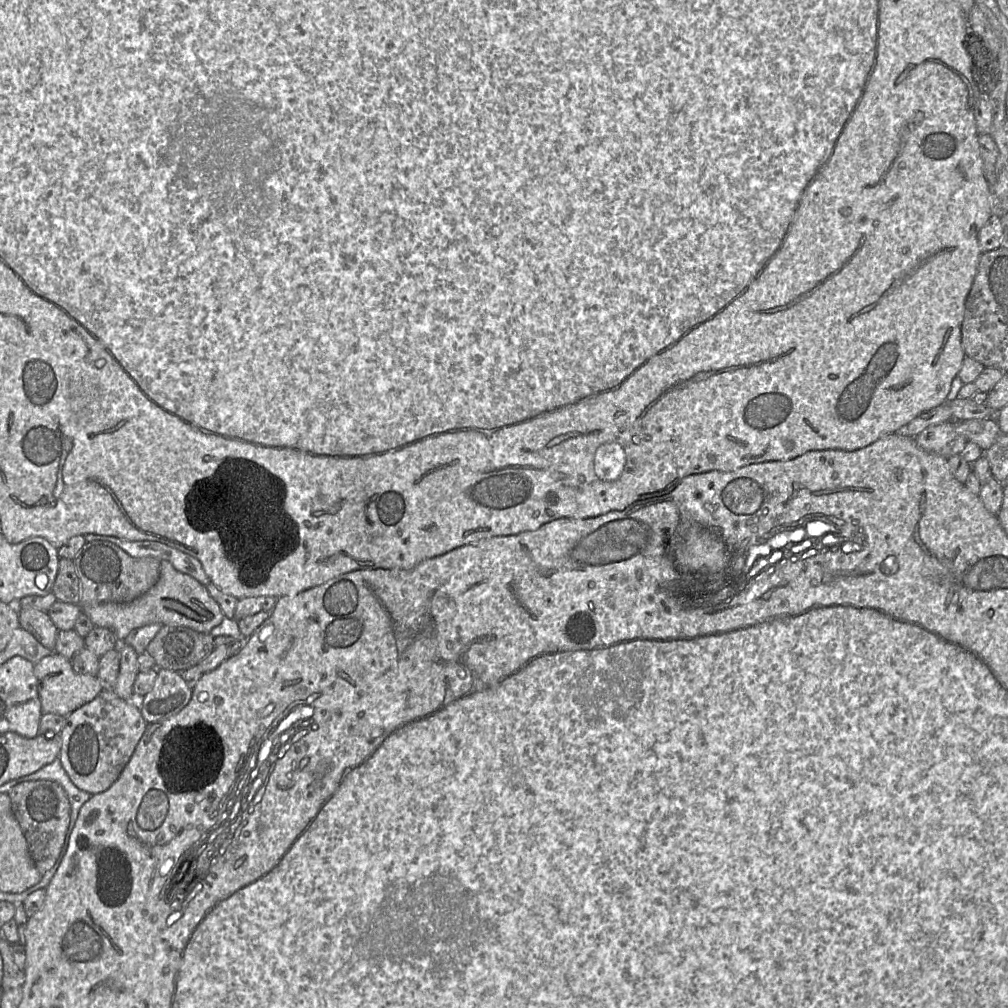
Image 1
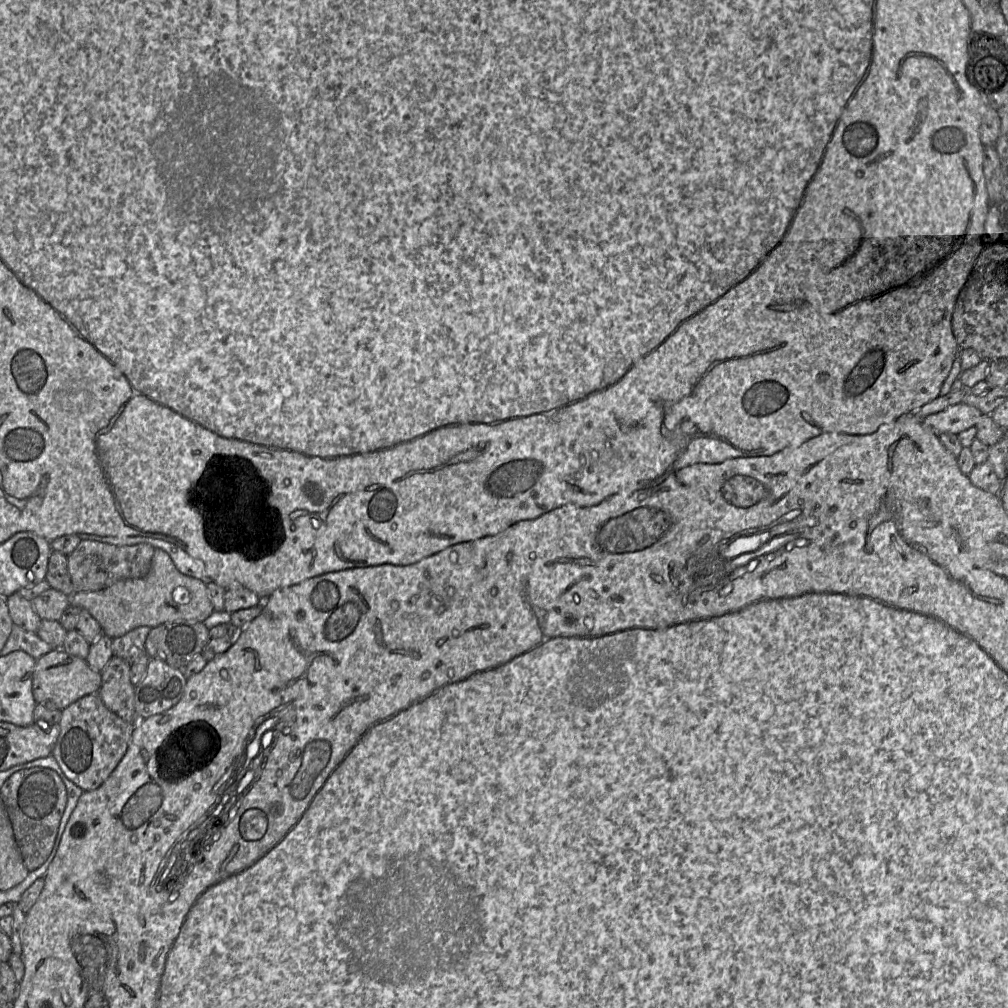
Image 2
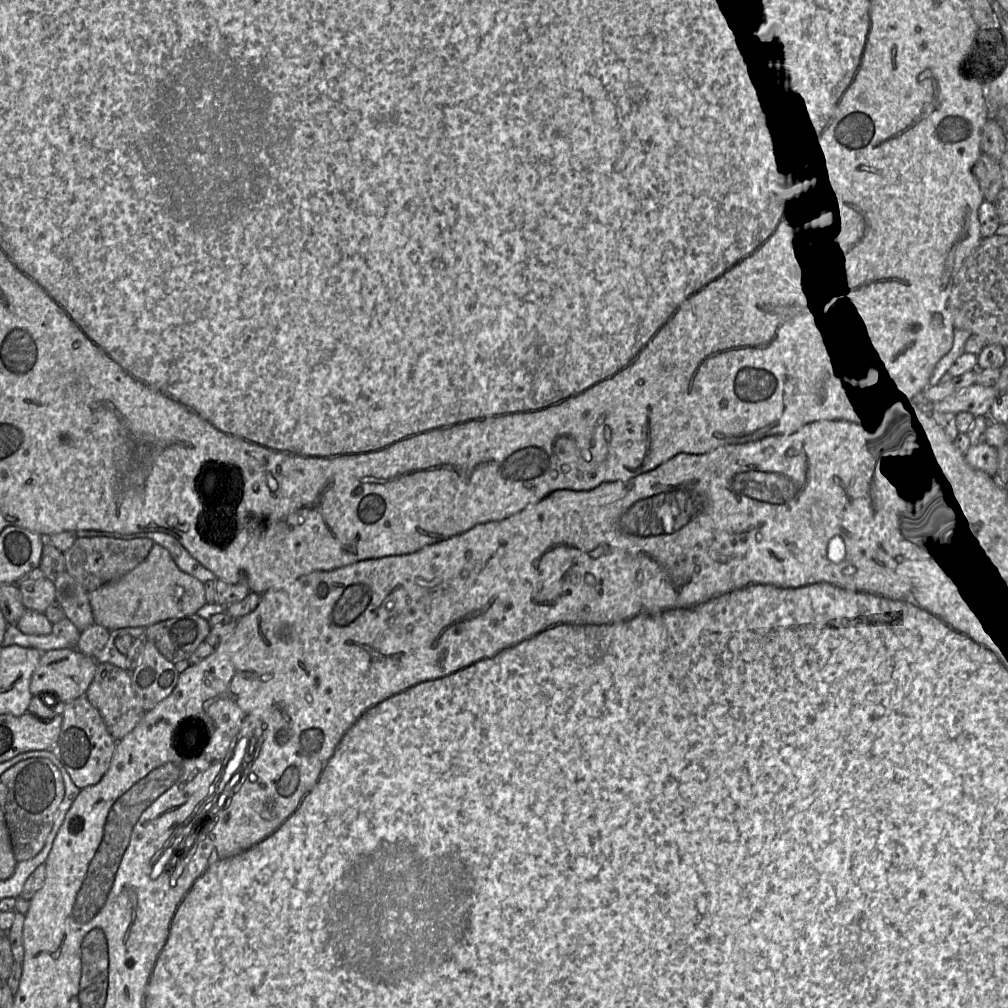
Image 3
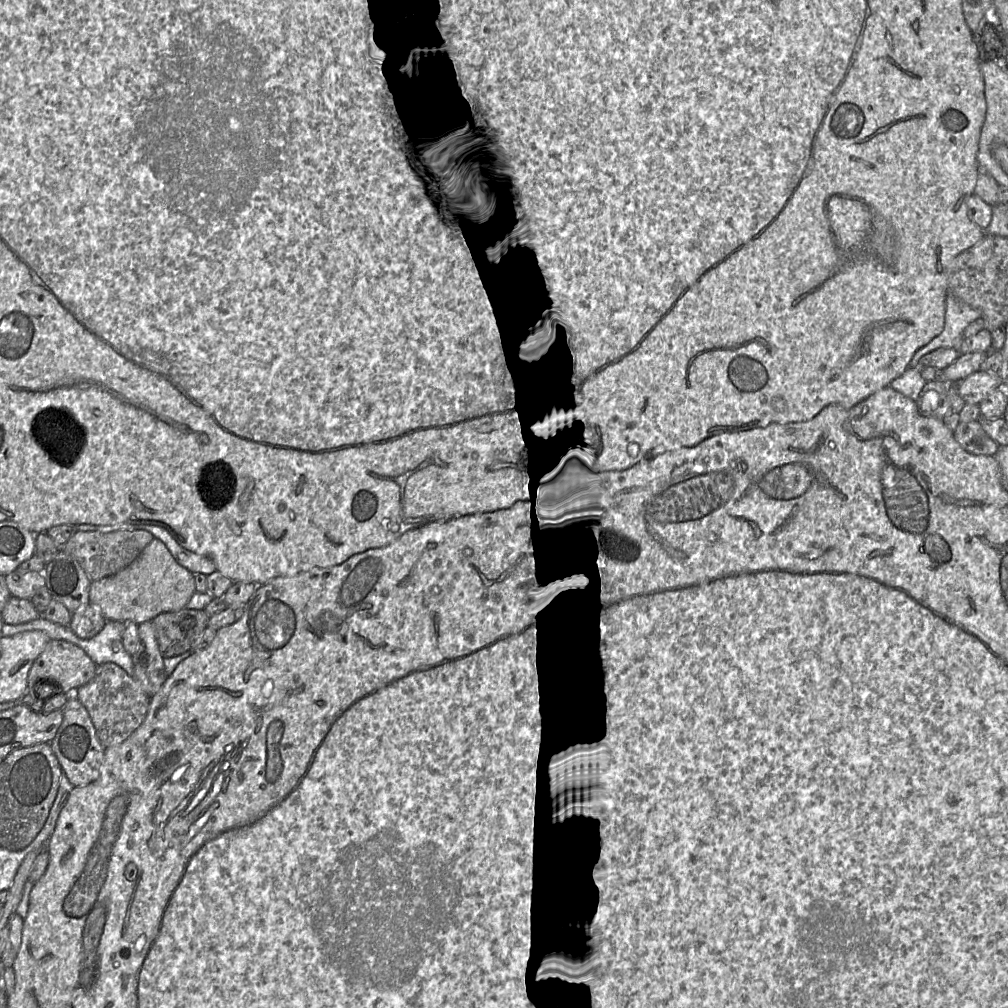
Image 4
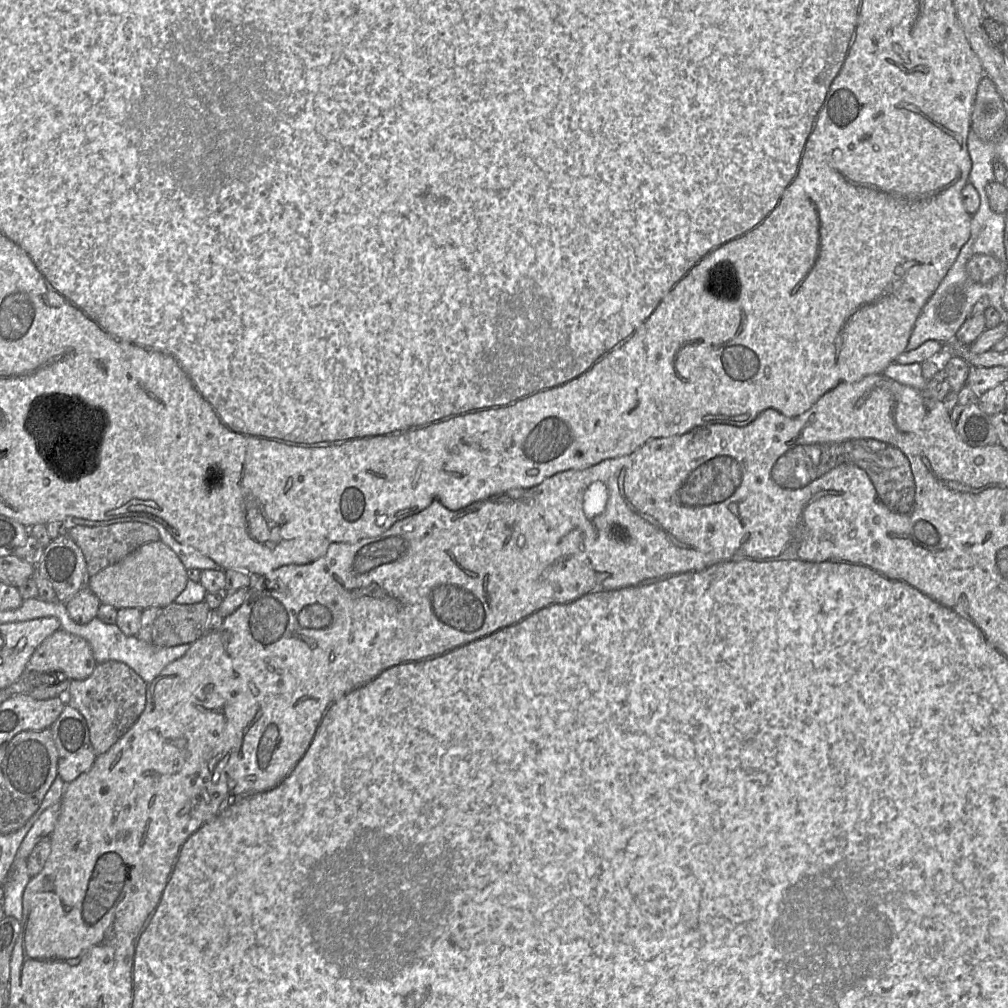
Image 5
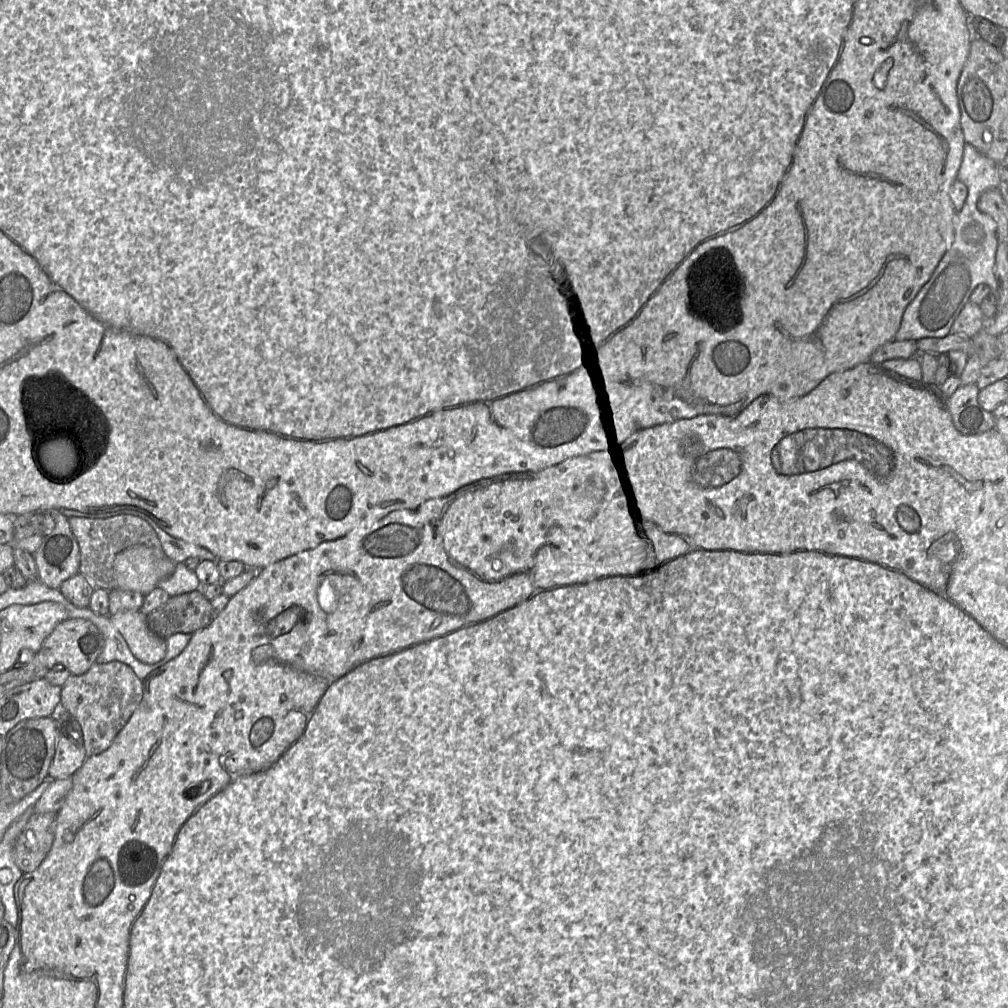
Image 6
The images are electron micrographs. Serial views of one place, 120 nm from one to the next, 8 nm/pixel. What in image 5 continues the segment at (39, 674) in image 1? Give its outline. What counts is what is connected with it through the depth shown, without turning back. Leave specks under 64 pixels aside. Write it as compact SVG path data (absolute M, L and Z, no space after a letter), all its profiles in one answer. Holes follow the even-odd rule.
M60 628L34 651L25 670L52 673L72 681L88 678L96 665L89 643Z

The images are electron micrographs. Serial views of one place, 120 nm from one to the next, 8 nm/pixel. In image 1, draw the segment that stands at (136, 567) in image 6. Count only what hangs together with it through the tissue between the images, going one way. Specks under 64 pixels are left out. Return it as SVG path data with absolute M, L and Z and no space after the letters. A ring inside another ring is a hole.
M166 560L160 561L157 583L140 597L128 603L102 603L83 607L81 610L94 626L110 629L120 643L132 630L150 624L185 626L198 632L210 633L225 618L206 586L192 576L178 571Z

